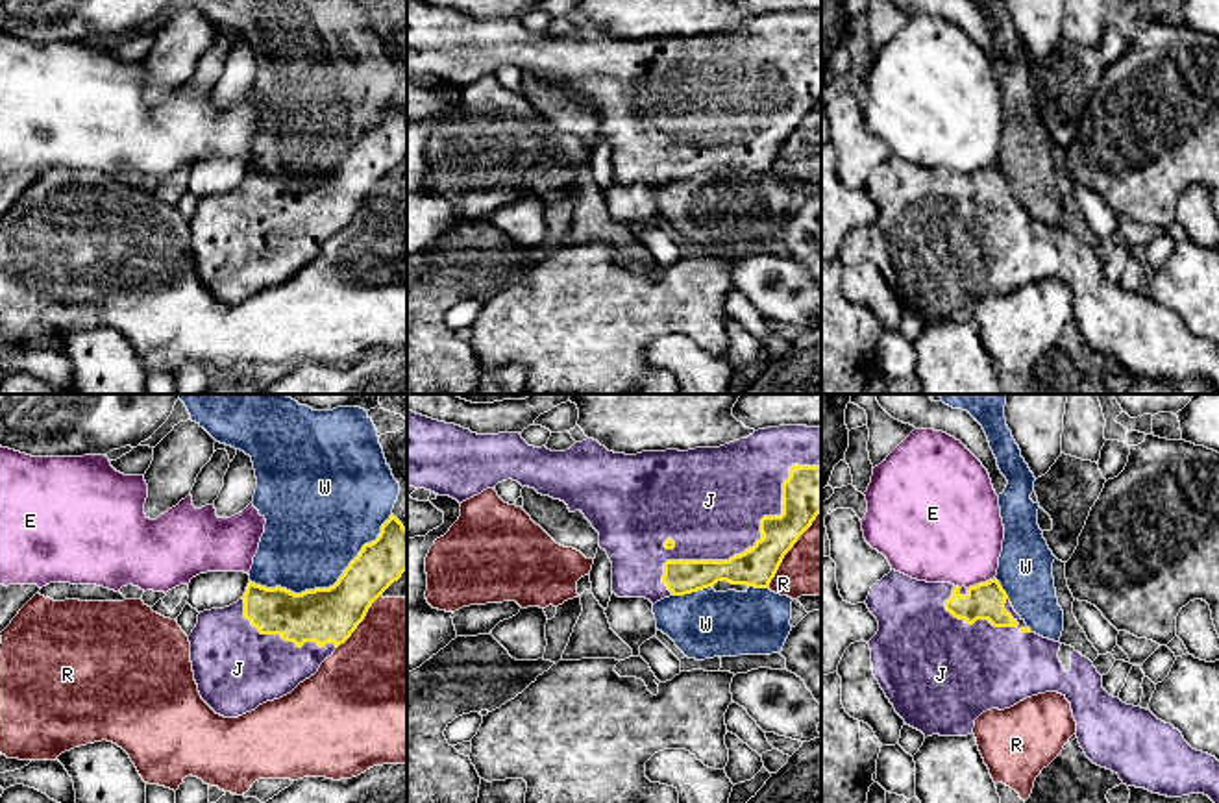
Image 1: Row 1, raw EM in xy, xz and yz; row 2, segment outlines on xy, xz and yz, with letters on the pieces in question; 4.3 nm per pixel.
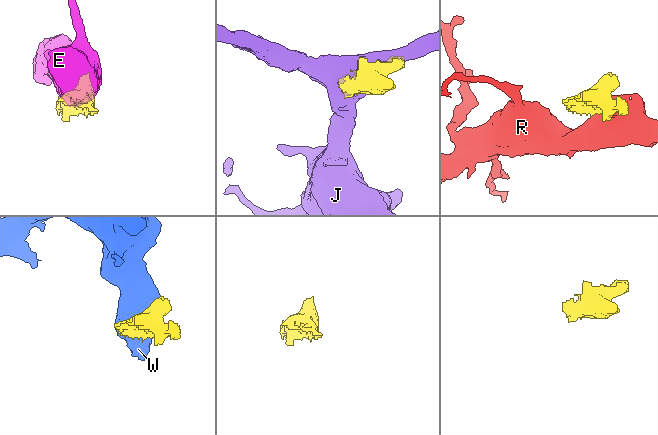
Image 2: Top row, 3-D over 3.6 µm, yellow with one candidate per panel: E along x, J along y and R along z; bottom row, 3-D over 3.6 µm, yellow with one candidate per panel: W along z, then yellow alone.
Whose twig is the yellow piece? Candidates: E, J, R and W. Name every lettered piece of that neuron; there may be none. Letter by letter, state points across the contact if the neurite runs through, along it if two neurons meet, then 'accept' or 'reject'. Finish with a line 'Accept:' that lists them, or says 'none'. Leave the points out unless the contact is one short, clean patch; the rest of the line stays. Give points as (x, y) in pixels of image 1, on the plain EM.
E: reject
J: accept
R: reject
W: reject
Accept: J

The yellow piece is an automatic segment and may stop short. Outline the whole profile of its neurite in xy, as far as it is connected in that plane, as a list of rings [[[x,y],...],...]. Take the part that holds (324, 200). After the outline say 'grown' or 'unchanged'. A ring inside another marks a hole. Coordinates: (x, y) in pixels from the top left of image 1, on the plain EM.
[[[390,100],[379,122],[364,130],[329,174],[294,179],[248,168],[244,181],[224,194],[198,200],[189,220],[194,266],[202,285],[224,303],[239,303],[266,287],[290,279],[314,261],[364,205],[372,189],[407,155],[407,115]]]; grown

